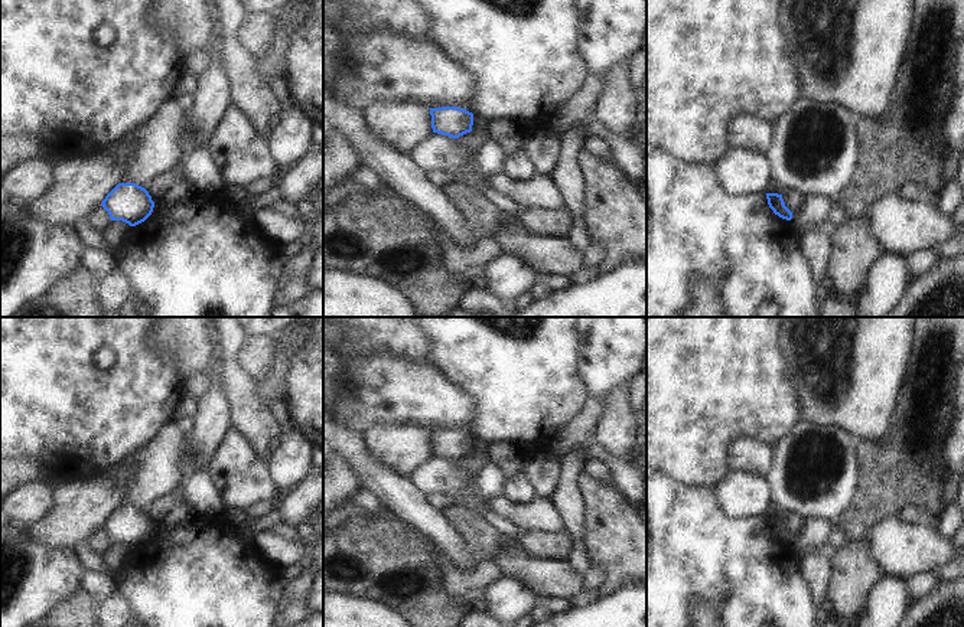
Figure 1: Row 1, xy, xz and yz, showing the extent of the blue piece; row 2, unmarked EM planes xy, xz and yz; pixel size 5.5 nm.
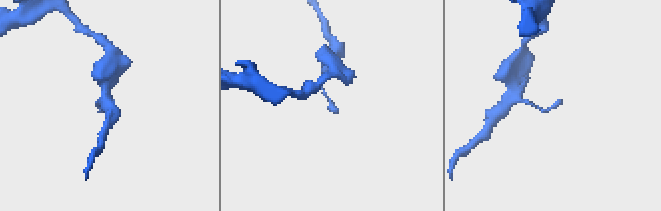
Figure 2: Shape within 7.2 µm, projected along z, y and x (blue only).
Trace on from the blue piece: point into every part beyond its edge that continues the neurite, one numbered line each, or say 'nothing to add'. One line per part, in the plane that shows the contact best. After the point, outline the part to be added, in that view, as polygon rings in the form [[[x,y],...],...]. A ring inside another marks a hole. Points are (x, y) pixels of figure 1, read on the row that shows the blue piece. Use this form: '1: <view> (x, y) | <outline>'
nothing to add

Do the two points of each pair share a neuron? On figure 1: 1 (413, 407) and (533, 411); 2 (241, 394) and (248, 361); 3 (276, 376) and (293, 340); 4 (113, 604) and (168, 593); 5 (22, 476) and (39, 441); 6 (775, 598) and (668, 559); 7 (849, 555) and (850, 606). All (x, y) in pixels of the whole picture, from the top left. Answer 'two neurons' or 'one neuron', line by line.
1: two neurons
2: two neurons
3: one neuron
4: two neurons
5: two neurons
6: one neuron
7: one neuron

